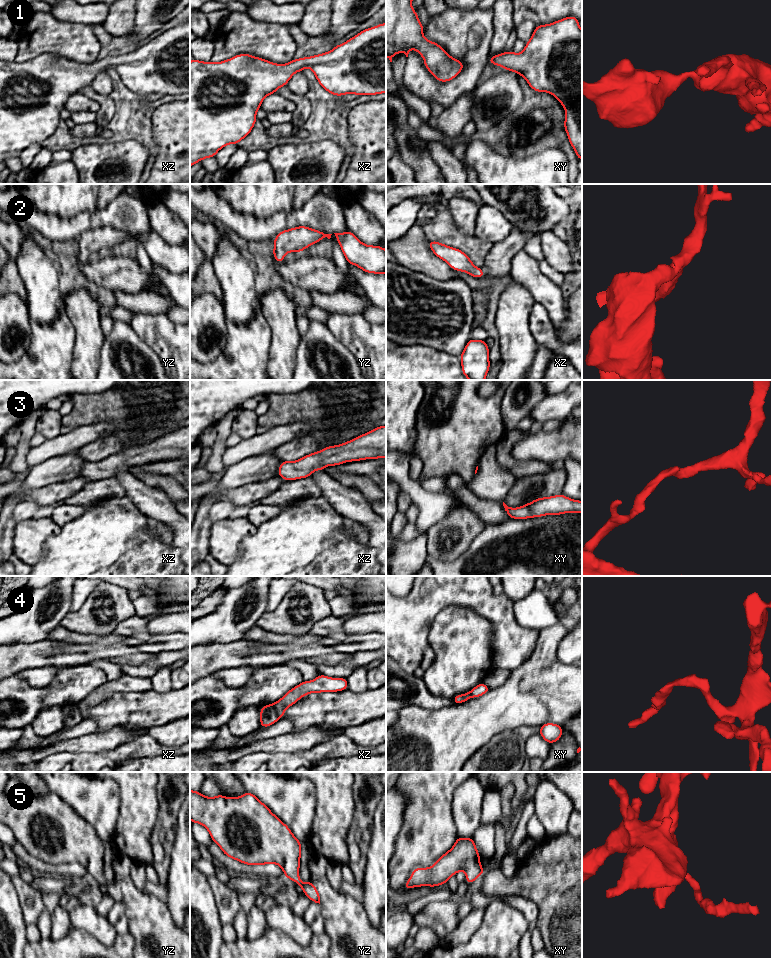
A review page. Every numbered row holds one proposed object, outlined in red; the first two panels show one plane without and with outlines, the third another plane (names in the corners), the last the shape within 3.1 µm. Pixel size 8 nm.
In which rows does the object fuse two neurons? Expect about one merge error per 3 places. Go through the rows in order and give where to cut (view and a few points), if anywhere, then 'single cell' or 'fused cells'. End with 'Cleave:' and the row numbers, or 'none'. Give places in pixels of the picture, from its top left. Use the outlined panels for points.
1: cut none; single cell
2: cut none; single cell
3: cut none; single cell
4: cut xz (271, 705), (279, 718); fused cells
5: cut none; single cell
Cleave: 4

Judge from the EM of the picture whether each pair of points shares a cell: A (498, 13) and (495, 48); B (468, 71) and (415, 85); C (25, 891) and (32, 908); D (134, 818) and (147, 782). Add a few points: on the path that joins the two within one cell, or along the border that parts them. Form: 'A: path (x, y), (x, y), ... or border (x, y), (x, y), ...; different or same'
A: path (500, 22), (499, 39); same
B: path (456, 84), (453, 87), (428, 87); same
C: path (27, 895), (32, 904); same
D: path (138, 809), (138, 791); same

